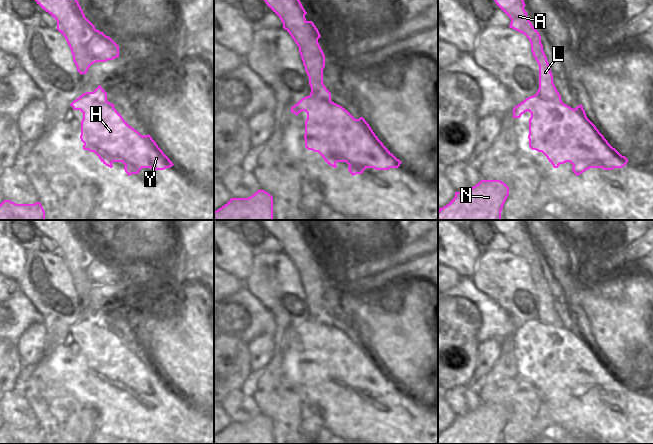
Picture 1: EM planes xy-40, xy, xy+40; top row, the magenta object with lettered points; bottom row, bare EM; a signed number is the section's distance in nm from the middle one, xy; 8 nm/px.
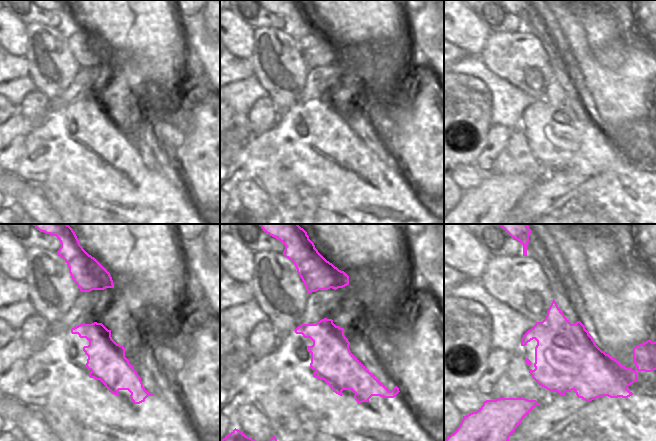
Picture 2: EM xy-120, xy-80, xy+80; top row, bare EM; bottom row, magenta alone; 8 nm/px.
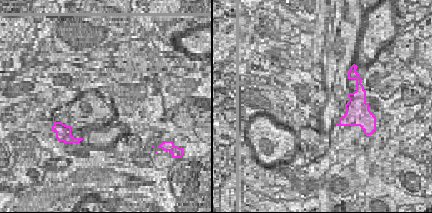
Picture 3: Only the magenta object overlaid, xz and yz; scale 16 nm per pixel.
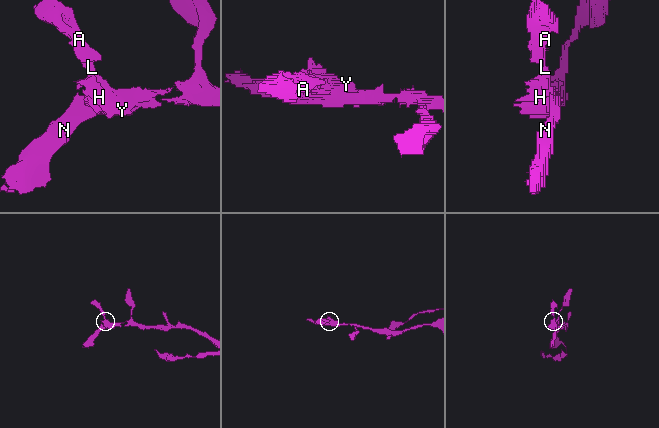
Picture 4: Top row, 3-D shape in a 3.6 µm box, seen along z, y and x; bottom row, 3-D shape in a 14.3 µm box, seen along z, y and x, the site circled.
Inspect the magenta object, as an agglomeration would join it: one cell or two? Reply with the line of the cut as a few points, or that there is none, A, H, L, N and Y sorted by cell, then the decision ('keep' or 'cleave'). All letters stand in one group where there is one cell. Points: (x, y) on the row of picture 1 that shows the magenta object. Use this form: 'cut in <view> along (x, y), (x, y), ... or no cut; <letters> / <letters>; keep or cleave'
cut in xy+40 along (533, 95), (539, 95), (552, 103), (561, 102); A L / H N Y; cleave

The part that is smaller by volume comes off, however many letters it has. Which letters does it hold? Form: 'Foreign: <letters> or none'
Foreign: A, L

